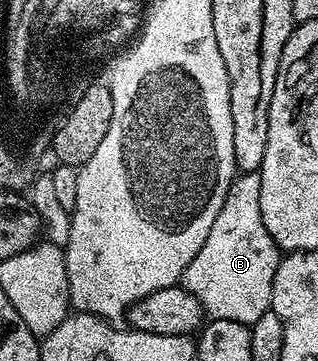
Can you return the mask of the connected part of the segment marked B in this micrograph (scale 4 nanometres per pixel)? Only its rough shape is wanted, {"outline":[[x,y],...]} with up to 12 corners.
{"outline":[[236,174],[181,286],[211,319],[271,310],[279,246]]}

